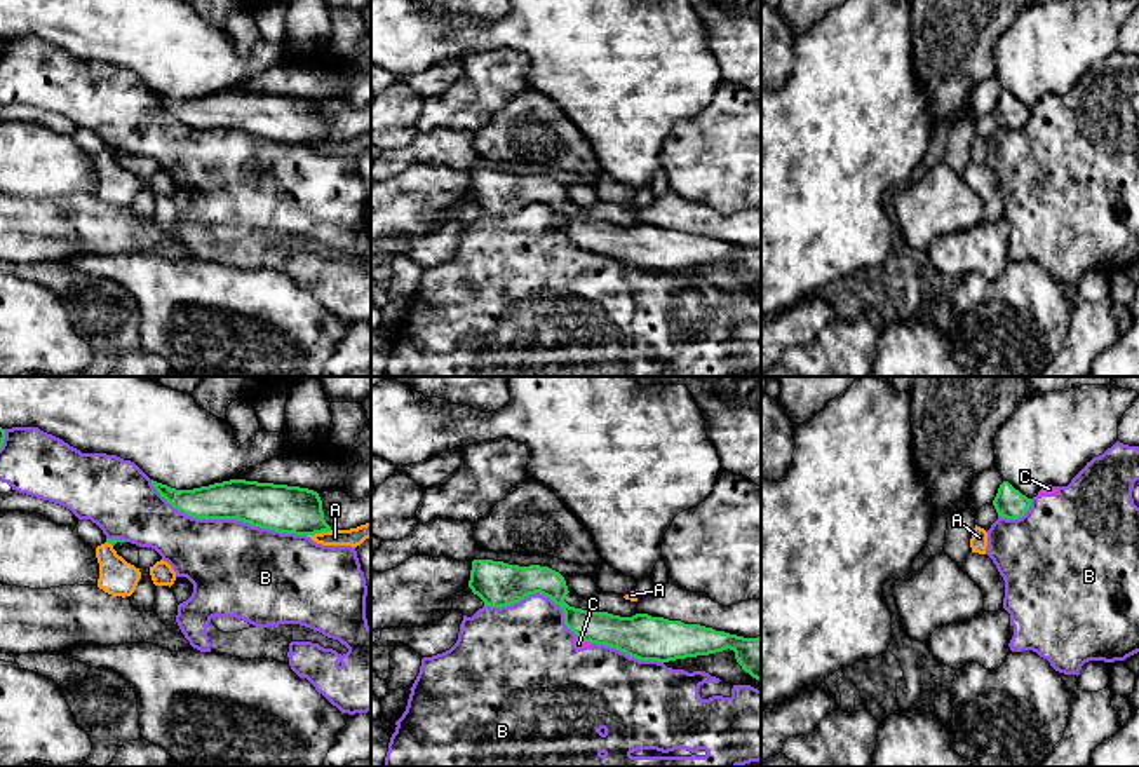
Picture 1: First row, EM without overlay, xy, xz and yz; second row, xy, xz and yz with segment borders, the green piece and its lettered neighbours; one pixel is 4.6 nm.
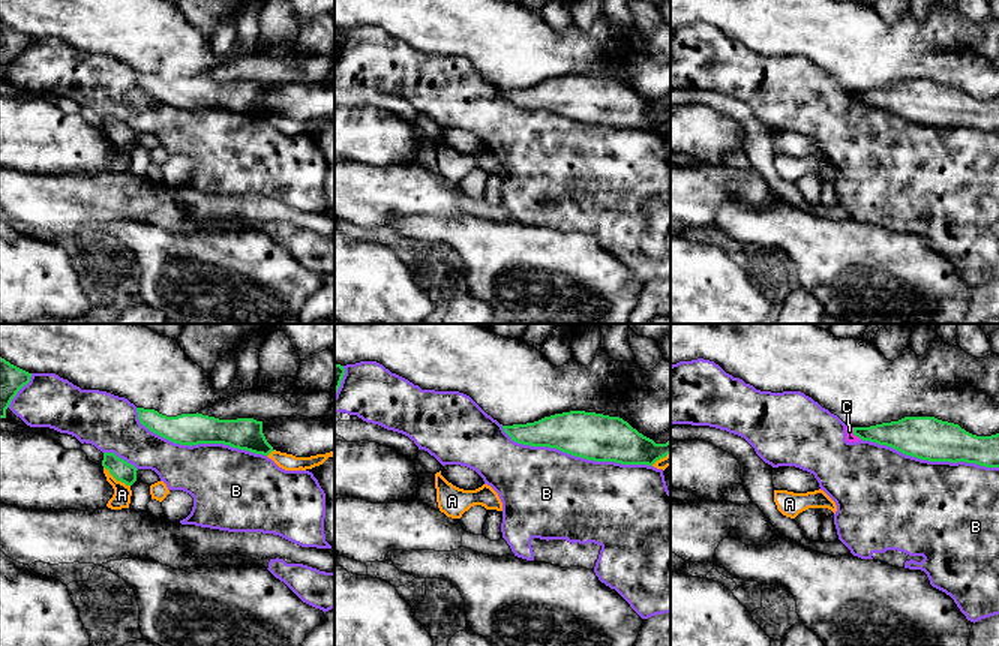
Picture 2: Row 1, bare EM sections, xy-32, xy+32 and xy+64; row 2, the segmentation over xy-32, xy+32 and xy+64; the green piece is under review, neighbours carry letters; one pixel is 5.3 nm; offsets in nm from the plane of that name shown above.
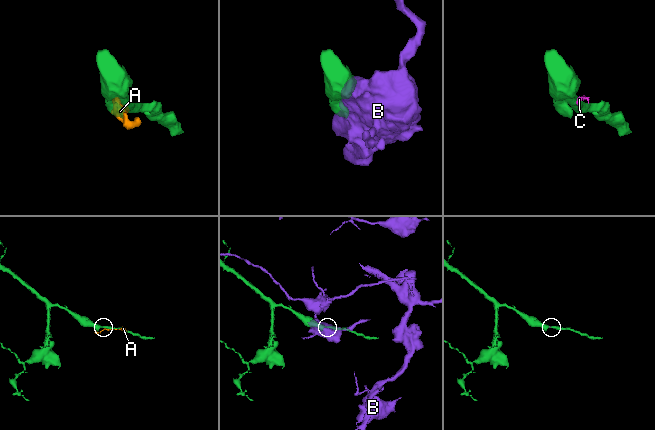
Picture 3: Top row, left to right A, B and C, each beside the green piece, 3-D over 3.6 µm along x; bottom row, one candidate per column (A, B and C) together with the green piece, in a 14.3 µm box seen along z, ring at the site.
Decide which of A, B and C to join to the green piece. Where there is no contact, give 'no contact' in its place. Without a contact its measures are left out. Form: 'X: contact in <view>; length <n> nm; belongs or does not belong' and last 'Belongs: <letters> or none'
A: contact in xy; length 120 nm; does not belong
B: contact in xy; length 750 nm; does not belong
C: contact in xz; length 80 nm; does not belong
Belongs: none

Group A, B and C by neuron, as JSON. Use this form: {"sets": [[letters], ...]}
{"sets": [["A"], ["B", "C"]]}

